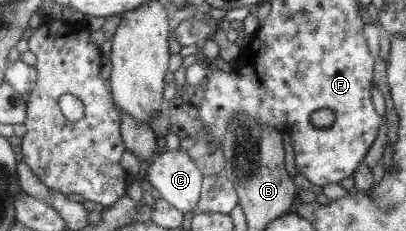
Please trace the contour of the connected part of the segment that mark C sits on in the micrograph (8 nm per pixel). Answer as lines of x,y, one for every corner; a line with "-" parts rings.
164,148
153,159
154,162
148,168
148,181
146,186
158,190
162,199
166,200
166,202
174,206
176,210
180,210
183,214
194,210
198,206
204,179
200,168
180,148
173,152

